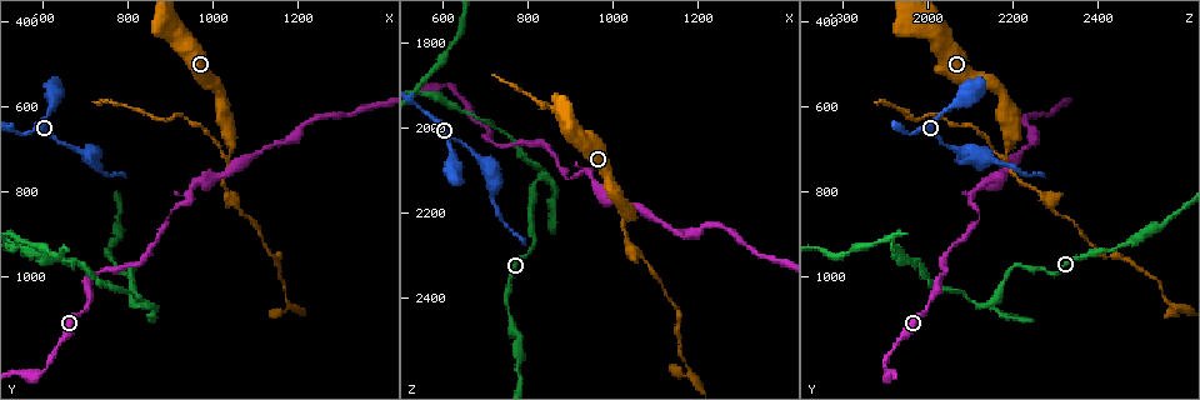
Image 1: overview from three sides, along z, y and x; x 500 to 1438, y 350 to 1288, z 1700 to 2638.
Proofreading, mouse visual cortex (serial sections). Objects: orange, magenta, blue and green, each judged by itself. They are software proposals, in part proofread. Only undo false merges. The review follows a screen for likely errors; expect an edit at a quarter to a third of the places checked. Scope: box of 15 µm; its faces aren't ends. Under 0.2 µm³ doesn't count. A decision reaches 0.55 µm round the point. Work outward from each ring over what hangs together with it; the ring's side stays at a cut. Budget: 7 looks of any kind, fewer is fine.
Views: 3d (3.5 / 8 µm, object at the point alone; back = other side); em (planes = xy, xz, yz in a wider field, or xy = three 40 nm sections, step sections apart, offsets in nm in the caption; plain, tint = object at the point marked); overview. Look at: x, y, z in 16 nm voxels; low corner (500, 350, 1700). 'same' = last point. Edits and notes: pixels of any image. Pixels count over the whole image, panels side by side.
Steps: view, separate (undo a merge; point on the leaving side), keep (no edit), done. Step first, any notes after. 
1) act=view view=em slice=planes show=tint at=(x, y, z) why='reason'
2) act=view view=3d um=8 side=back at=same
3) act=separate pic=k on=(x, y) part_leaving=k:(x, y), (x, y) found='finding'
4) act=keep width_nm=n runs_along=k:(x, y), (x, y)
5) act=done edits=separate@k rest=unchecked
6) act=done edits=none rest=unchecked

act=view view=3d um=3.5 at=(940, 825, 2100) why='sharp bend'

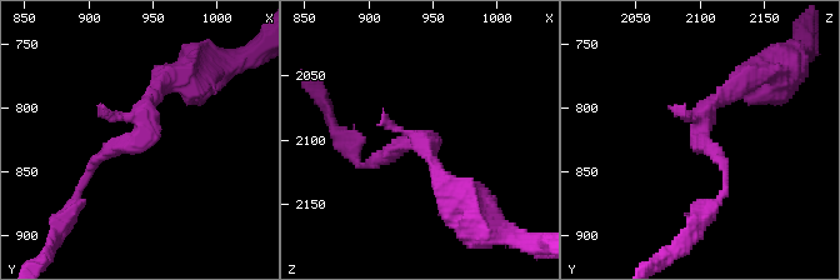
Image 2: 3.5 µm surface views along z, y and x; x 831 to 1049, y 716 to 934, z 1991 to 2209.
act=view view=em slice=xy step=2 show=tint at=(940, 820, 2102) why='shape alone is not enough'

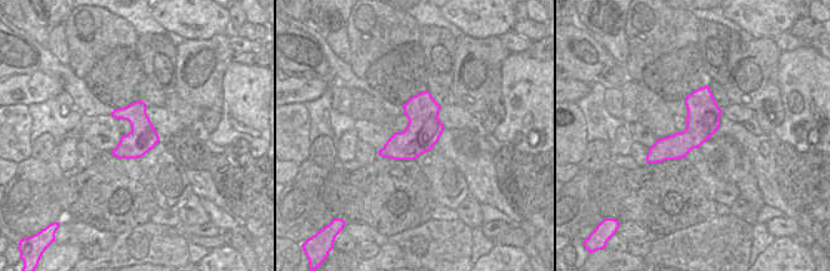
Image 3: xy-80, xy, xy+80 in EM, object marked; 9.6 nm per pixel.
act=keep runs_along=2:(81, 179), (143, 133), (165, 79) found='all the same cell'

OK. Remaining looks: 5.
act=view view=3d um=8 at=(1040, 720, 2190) why='thin neck'

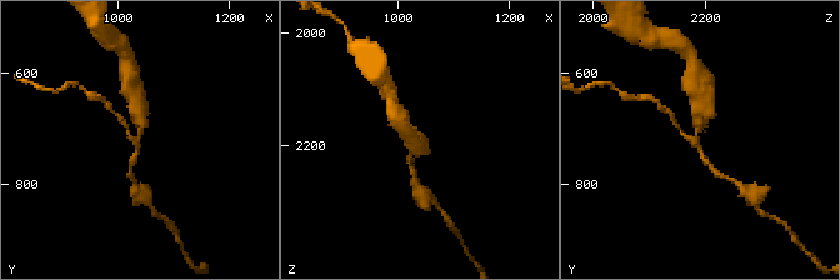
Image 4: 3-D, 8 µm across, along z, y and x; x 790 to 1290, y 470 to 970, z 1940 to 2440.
act=view view=3d um=3.5 at=(1040, 715, 2185) why='zoom in'

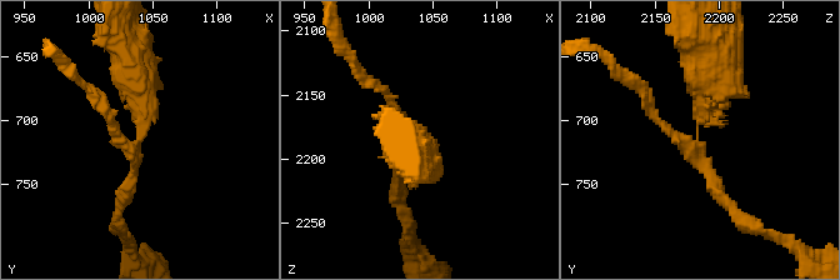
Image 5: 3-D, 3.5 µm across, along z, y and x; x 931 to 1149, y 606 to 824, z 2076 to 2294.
act=view view=em slice=xy step=5 show=tint at=(1036, 714, 2186) why='shape alone is not enough'

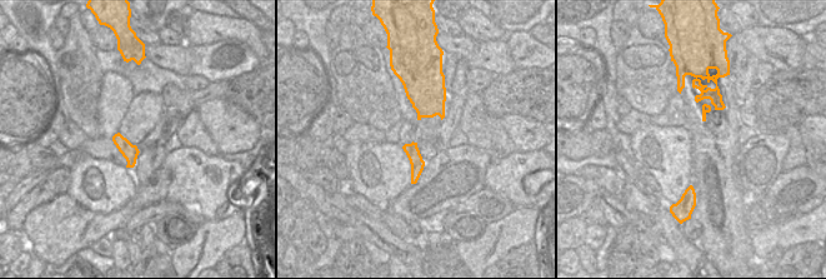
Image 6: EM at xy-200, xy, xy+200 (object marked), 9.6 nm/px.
act=separate pic=5 on=(395, 200) part_leaving=5:(698, 143), (714, 189), (765, 235) found='a second cell is stuck on'

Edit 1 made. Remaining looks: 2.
act=done edits=separate@5 rest=unchecked

